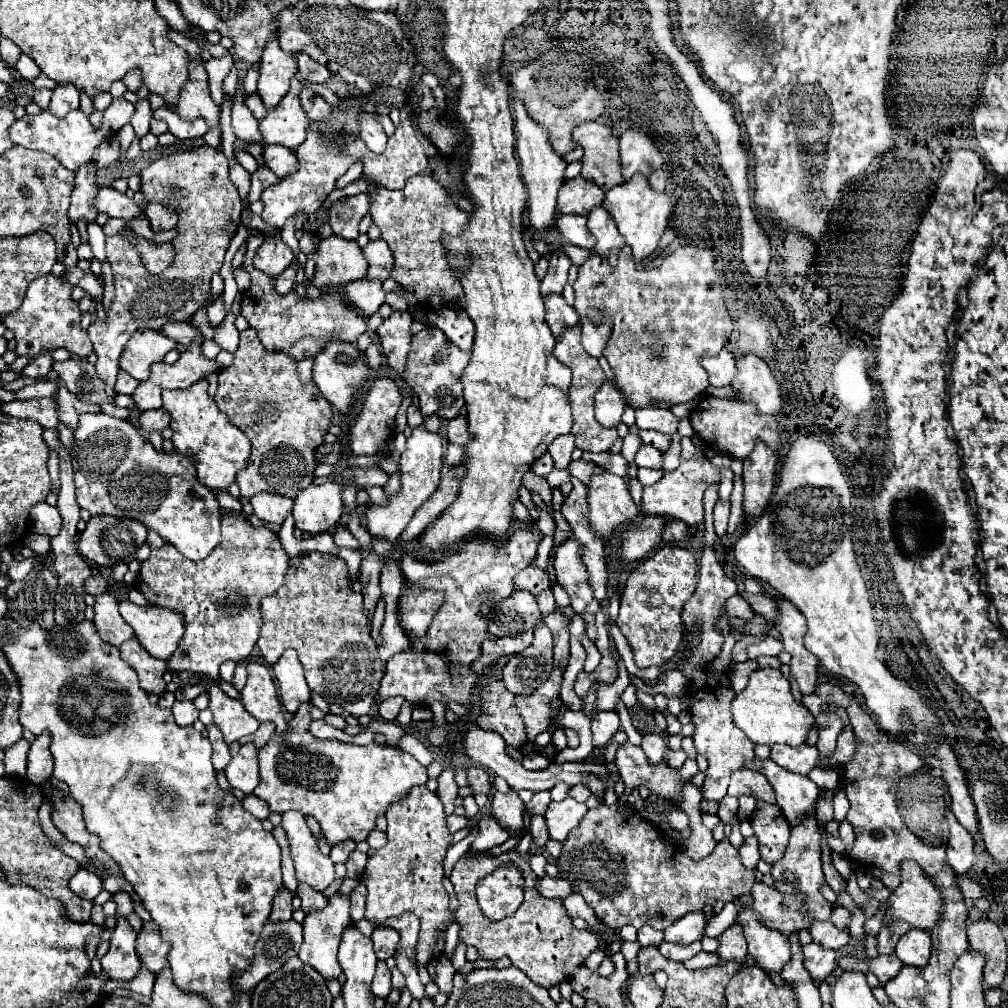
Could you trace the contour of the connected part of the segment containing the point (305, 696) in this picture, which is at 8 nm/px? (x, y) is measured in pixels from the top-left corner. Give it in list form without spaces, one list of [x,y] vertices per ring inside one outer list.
[[[287,650],[279,662],[273,666],[273,674],[277,678],[277,688],[279,688],[279,696],[281,702],[285,706],[287,712],[295,714],[297,708],[309,700],[309,686],[305,682],[303,676],[303,666],[297,660],[297,652],[295,650]]]

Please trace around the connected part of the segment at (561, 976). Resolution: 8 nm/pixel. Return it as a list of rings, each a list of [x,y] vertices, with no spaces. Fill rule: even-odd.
[[[517,850],[499,854],[499,856],[469,852],[457,860],[449,880],[453,882],[453,888],[455,888],[455,894],[459,900],[459,908],[455,910],[455,920],[461,926],[459,938],[463,940],[463,944],[475,946],[479,950],[481,958],[497,960],[497,958],[507,956],[511,960],[511,964],[515,968],[523,970],[535,984],[549,988],[553,984],[561,984],[563,980],[571,978],[573,970],[579,968],[583,964],[583,960],[599,948],[597,946],[599,938],[597,938],[597,934],[593,934],[589,930],[577,930],[571,924],[571,918],[567,916],[567,910],[561,904],[561,900],[551,900],[537,892],[539,878],[535,876],[535,872],[529,866],[531,856],[533,856],[533,852],[521,854]],[[505,864],[517,864],[523,870],[525,900],[511,918],[491,922],[479,910],[477,898],[475,898],[475,886],[483,876],[493,872],[497,866],[505,866]]]

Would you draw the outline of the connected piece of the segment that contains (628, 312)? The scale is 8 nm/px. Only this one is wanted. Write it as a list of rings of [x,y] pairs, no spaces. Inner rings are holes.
[[[623,246],[617,256],[617,266],[611,266],[605,256],[597,256],[591,252],[587,262],[579,268],[577,282],[573,284],[577,314],[589,320],[601,320],[601,316],[609,316],[613,324],[613,332],[609,336],[609,344],[605,346],[603,356],[609,360],[615,370],[617,384],[631,400],[633,408],[645,408],[653,400],[669,400],[671,404],[681,404],[693,400],[697,394],[705,392],[709,386],[707,372],[701,366],[703,352],[717,354],[725,346],[733,322],[723,302],[723,290],[719,274],[715,272],[715,254],[696,246],[679,246],[673,254],[665,256],[659,268],[641,270],[637,268],[631,248]]]

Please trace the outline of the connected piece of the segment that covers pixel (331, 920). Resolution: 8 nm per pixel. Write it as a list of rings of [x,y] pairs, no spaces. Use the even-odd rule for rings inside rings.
[[[333,894],[327,898],[325,908],[307,912],[303,922],[303,944],[299,950],[299,958],[303,960],[303,964],[313,966],[323,978],[337,978],[341,974],[341,966],[337,962],[337,948],[341,942],[341,934],[349,922],[349,896],[345,894]]]

